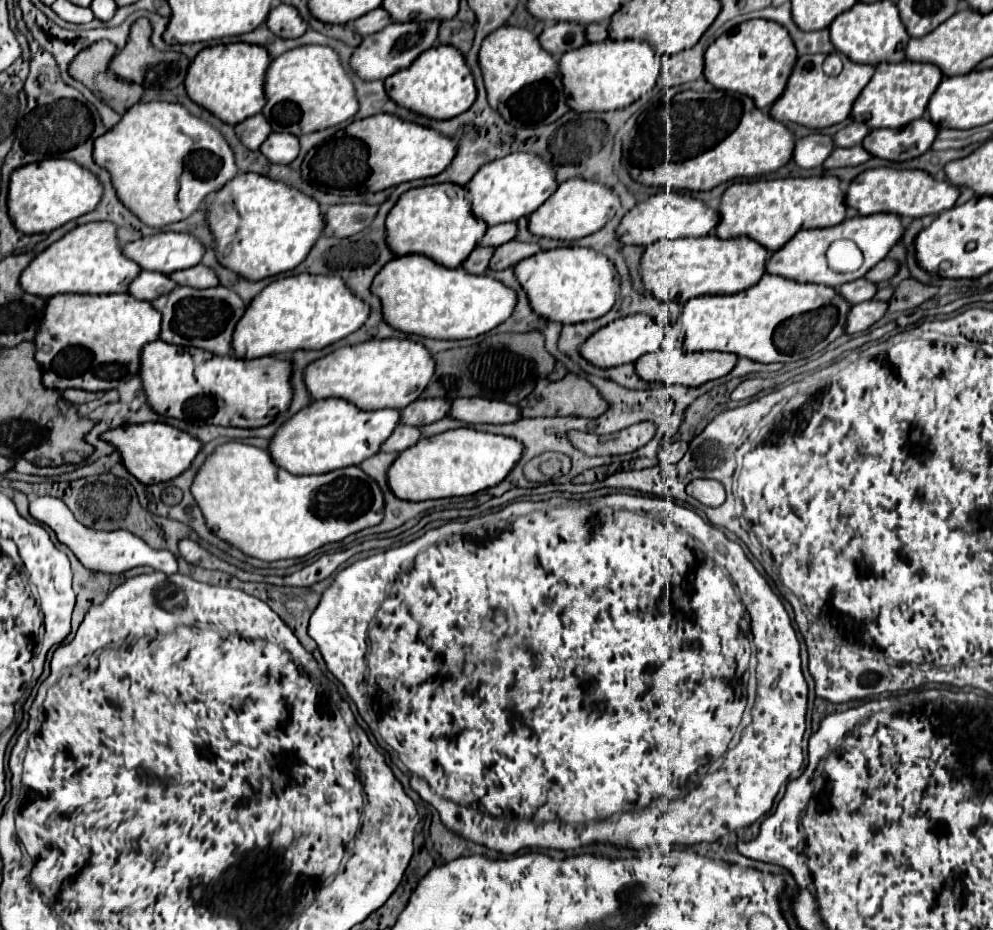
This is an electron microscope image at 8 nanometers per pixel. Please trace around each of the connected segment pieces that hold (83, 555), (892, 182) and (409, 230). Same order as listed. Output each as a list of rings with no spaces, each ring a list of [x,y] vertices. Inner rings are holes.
[[[39,496],[33,498],[29,504],[30,515],[41,522],[47,524],[59,538],[59,542],[63,542],[65,546],[71,548],[71,552],[79,558],[81,564],[85,564],[85,568],[95,570],[95,572],[109,572],[109,574],[119,574],[119,572],[127,572],[135,566],[151,566],[155,570],[169,574],[177,572],[177,558],[167,552],[167,550],[155,550],[149,544],[145,544],[145,540],[141,540],[139,536],[127,532],[127,530],[93,530],[83,526],[73,512],[69,512],[69,506],[65,506],[65,502],[61,498],[55,496]]]
[[[875,168],[865,170],[855,178],[847,190],[847,206],[857,208],[861,216],[891,212],[903,218],[923,218],[927,214],[939,214],[955,206],[961,190],[945,180],[935,180],[925,170],[899,170],[899,168]]]
[[[433,184],[433,186],[407,190],[397,200],[395,208],[389,212],[385,226],[387,226],[387,236],[389,236],[387,244],[389,244],[389,248],[393,248],[395,254],[399,254],[399,256],[425,254],[425,256],[429,256],[429,258],[433,258],[433,260],[441,262],[443,266],[449,266],[449,268],[459,268],[463,264],[463,260],[467,260],[467,256],[479,246],[483,234],[487,232],[487,224],[471,212],[467,188],[459,186],[459,184]]]

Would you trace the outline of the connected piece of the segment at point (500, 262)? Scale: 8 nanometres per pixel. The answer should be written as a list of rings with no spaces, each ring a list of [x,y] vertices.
[[[511,240],[511,242],[505,242],[503,246],[499,246],[495,250],[489,268],[493,268],[493,270],[505,270],[505,268],[511,268],[511,266],[519,264],[521,260],[525,260],[525,258],[537,254],[537,252],[541,252],[539,244]]]

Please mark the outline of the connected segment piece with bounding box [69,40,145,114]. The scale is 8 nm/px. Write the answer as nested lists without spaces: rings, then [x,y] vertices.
[[[101,40],[101,42],[97,42],[97,44],[89,46],[85,52],[81,52],[81,54],[71,62],[69,72],[71,72],[73,78],[81,80],[87,88],[91,88],[107,106],[111,106],[115,112],[123,114],[123,112],[127,112],[129,106],[133,106],[133,104],[137,104],[137,102],[143,100],[143,92],[145,92],[145,90],[143,90],[143,86],[137,86],[137,84],[133,84],[133,82],[125,82],[125,80],[121,80],[117,74],[109,72],[109,60],[113,60],[115,54],[117,54],[117,46],[111,44],[109,40]]]

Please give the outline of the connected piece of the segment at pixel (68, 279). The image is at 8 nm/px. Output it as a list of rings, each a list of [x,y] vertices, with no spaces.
[[[89,222],[73,228],[61,240],[51,244],[21,274],[21,288],[35,296],[57,294],[115,294],[127,292],[129,282],[137,278],[141,266],[123,254],[123,246],[117,238],[117,226],[109,222]]]

